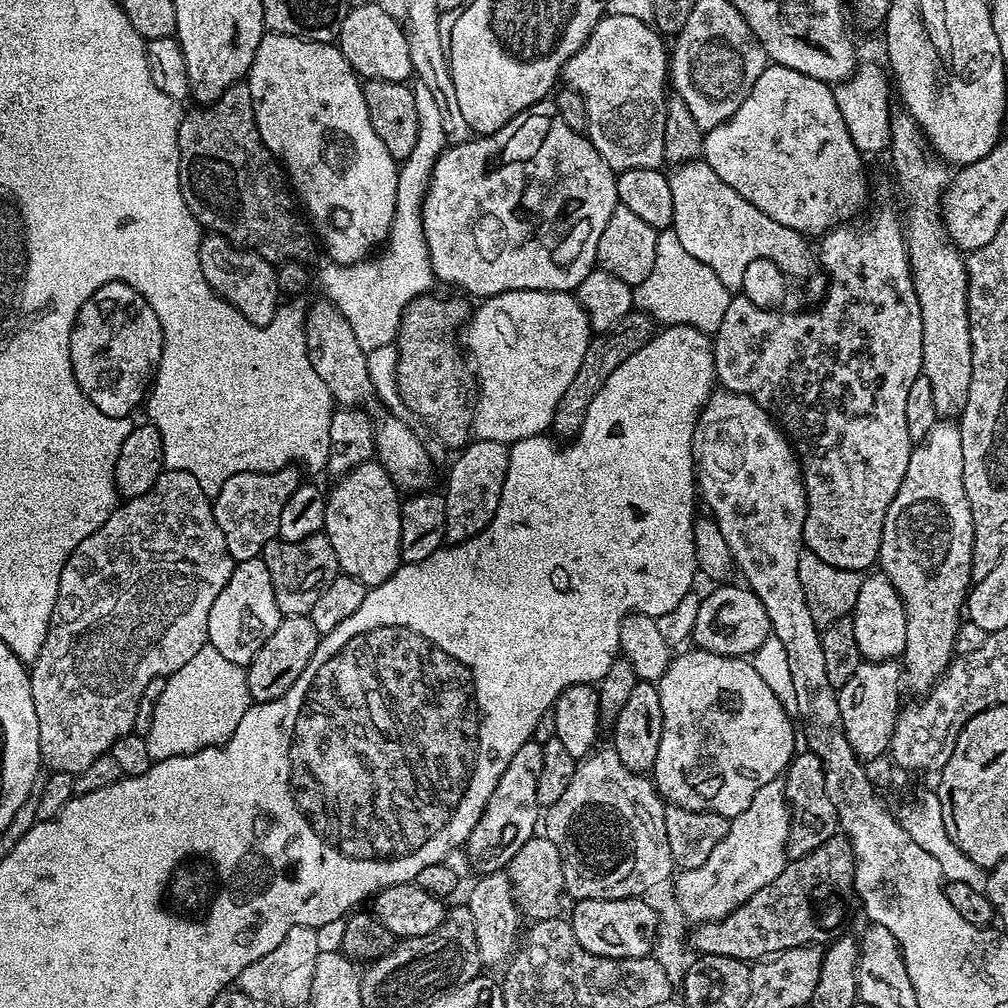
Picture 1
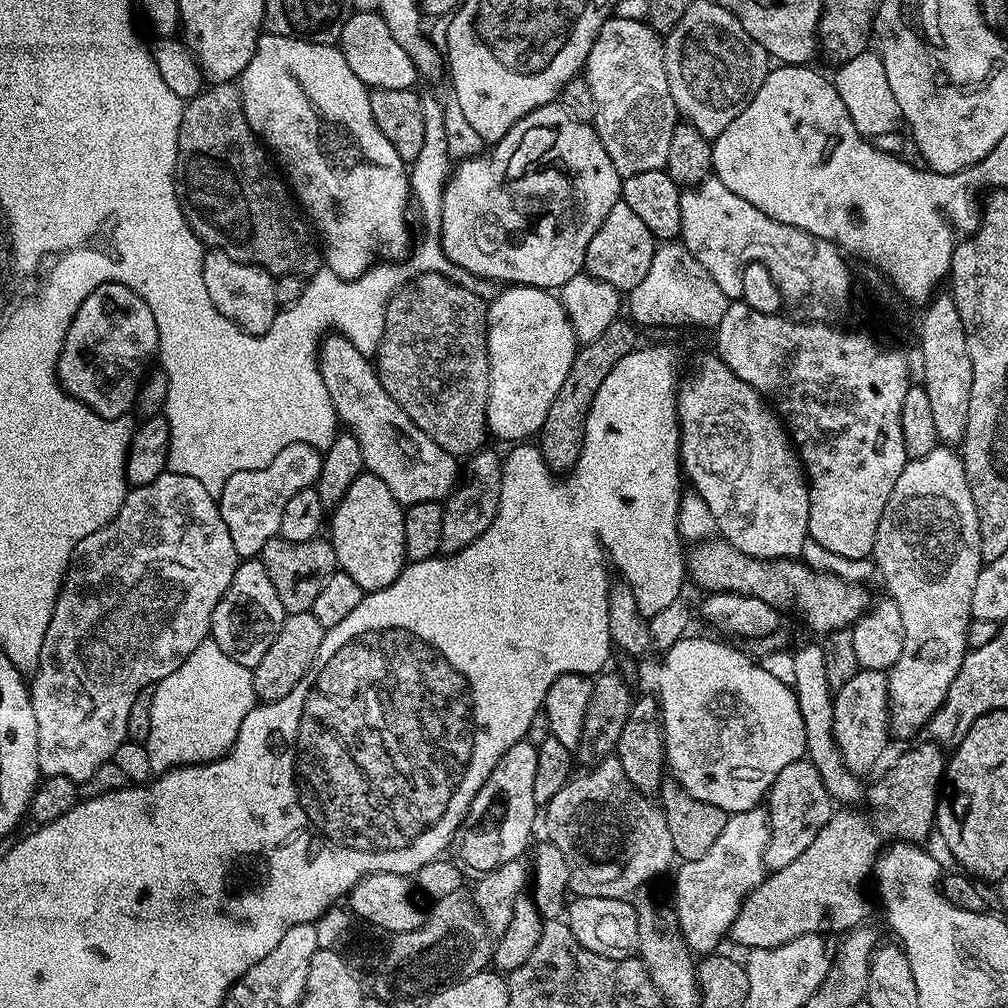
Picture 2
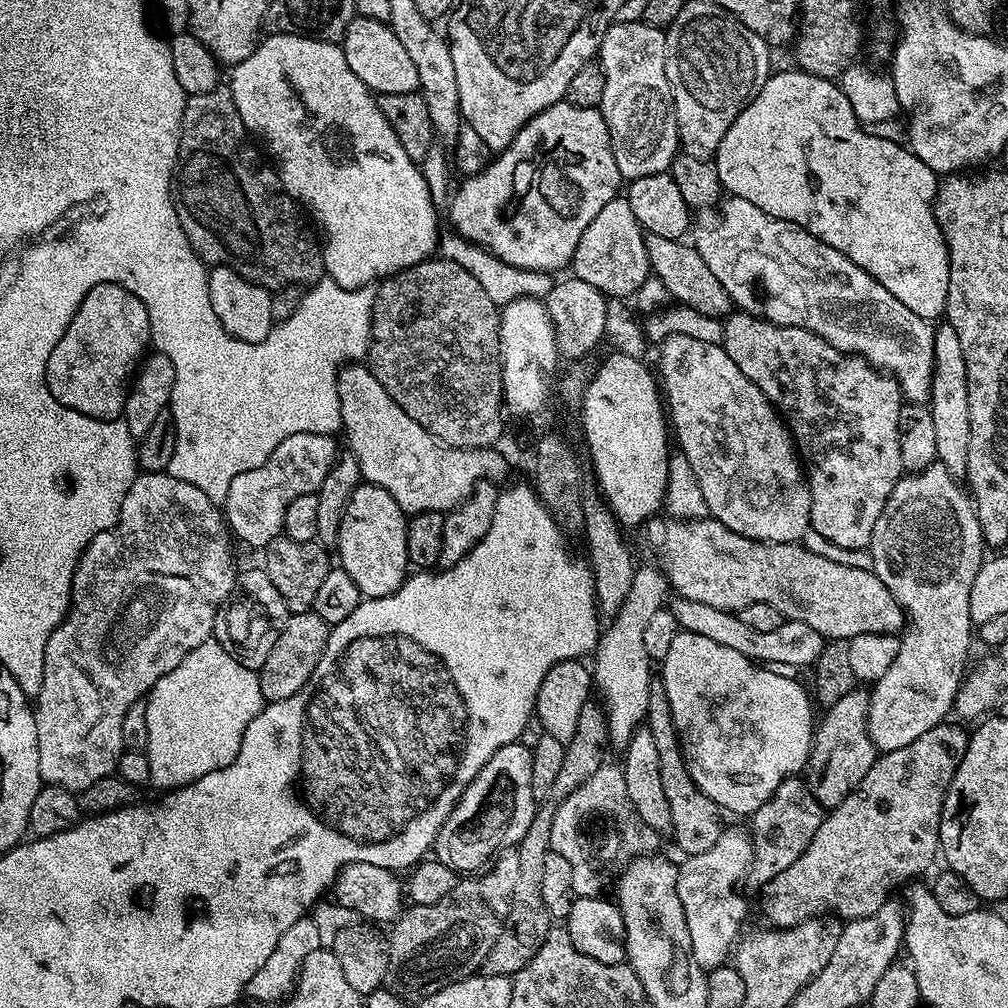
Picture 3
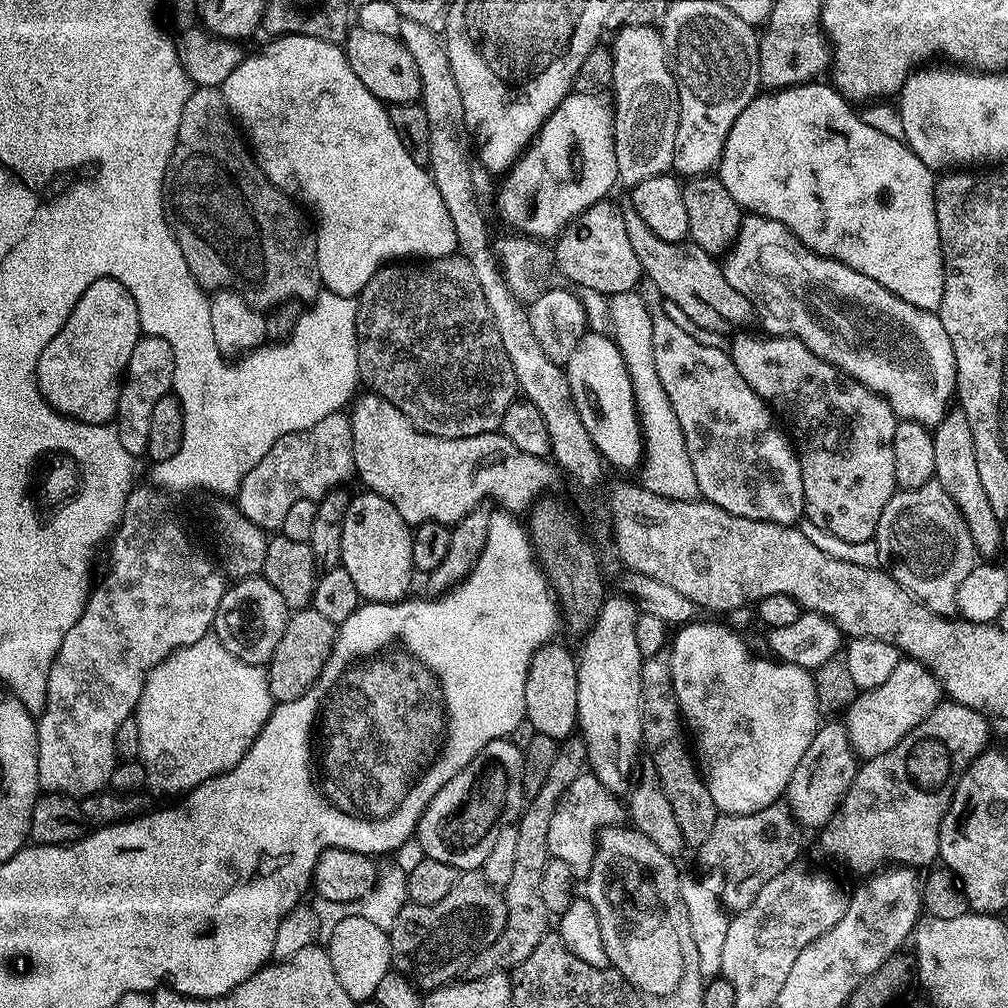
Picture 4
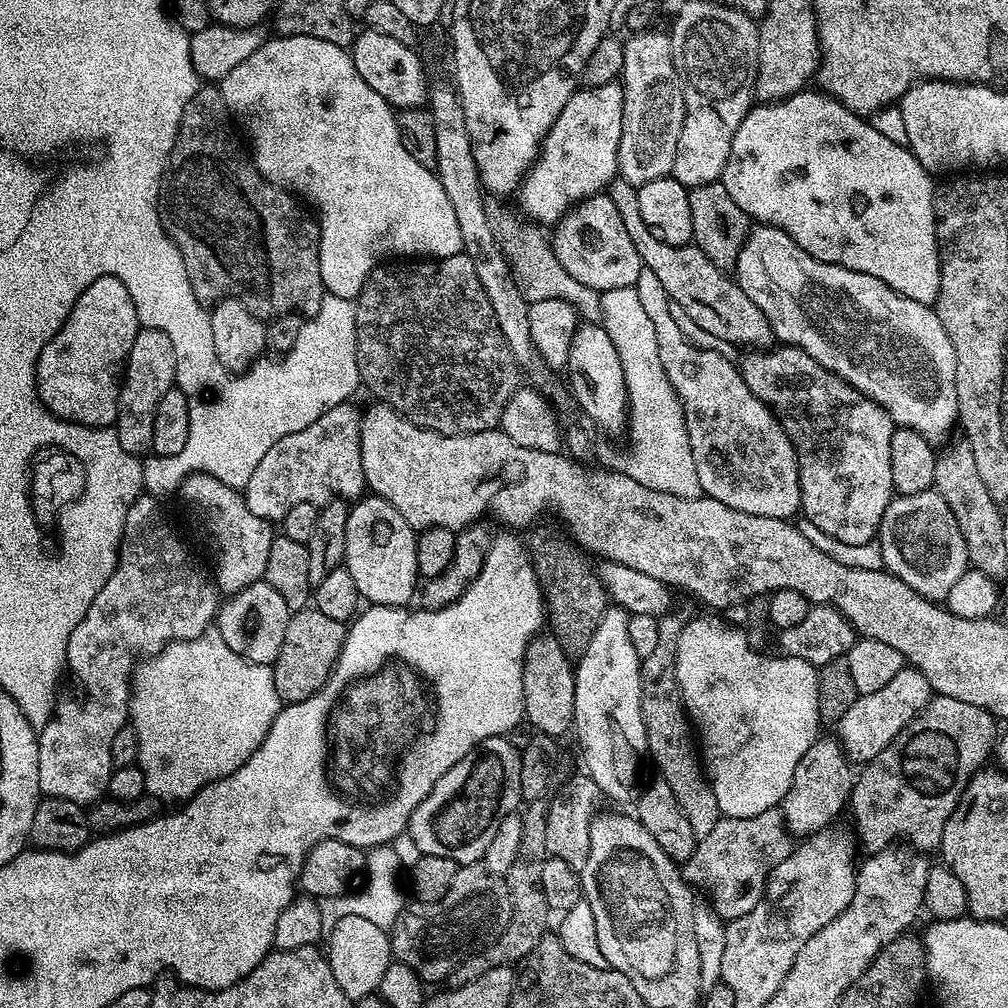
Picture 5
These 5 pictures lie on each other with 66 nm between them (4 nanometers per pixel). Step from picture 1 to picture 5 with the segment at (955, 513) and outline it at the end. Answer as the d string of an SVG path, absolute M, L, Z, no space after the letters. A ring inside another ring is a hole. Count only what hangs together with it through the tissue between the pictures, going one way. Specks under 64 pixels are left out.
M935 490L922 494L897 495L893 498L886 506L886 514L880 523L878 539L884 559L883 567L902 582L906 582L906 586L910 586L919 596L924 596L927 600L947 601L950 586L954 586L954 582L958 582L958 578L962 578L962 574L969 571L966 538L962 538L958 518L954 518L950 506L946 506L946 498L942 498ZM905 666L882 690L874 694L857 695L854 706L842 714L838 725L838 739L844 748L844 755L853 765L863 766L869 760L878 758L902 729L928 705L934 693L926 678L914 667Z

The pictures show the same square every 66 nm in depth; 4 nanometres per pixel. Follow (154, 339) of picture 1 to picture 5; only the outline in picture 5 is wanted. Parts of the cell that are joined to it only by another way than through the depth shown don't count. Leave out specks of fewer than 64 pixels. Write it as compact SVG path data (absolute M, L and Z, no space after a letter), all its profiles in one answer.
M103 276L90 282L74 302L74 310L70 310L58 334L46 342L36 363L36 389L42 403L59 420L67 420L69 424L81 424L87 428L115 425L124 365L128 363L130 346L134 346L134 338L141 327L134 298L130 298L130 290L126 290L122 281L113 276Z

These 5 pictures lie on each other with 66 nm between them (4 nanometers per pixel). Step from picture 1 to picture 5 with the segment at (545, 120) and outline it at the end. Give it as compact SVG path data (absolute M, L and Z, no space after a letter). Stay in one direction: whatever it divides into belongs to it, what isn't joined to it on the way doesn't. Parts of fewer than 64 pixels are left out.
M613 82L597 88L581 87L562 106L562 114L544 135L544 143L518 189L519 211L540 226L555 225L573 204L603 193L617 179L618 142L622 138L624 85Z

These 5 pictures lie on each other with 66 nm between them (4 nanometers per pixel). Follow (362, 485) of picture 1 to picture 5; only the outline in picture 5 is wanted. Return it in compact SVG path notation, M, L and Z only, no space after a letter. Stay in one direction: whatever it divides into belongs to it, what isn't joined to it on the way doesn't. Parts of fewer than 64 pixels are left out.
M365 494L355 501L349 507L348 517L346 518L346 550L344 551L343 567L348 569L350 578L354 578L354 586L358 586L361 597L369 605L379 606L382 608L399 608L409 603L408 599L415 597L418 592L418 558L416 557L416 537L417 529L410 526L410 522L406 522L406 518L402 518L402 514L398 514L398 510L394 510L394 506L390 502L386 502L380 496L375 494Z

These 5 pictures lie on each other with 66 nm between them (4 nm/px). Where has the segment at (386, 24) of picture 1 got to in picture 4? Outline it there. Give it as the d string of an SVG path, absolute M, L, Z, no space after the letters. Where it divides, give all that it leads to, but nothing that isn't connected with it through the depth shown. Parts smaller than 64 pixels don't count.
M356 26L349 31L342 47L348 55L350 70L358 74L358 82L362 82L362 86L366 86L366 90L384 101L385 105L410 104L421 99L418 68L397 37L374 34Z

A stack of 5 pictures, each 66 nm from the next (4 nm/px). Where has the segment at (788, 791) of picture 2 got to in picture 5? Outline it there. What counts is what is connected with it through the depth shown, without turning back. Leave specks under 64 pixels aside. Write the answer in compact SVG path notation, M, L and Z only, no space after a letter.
M779 807L754 814L754 818L724 816L710 834L699 837L694 854L683 861L683 878L693 889L708 891L707 903L722 921L737 920L758 906L769 874L790 858L793 847L794 837L785 826Z

